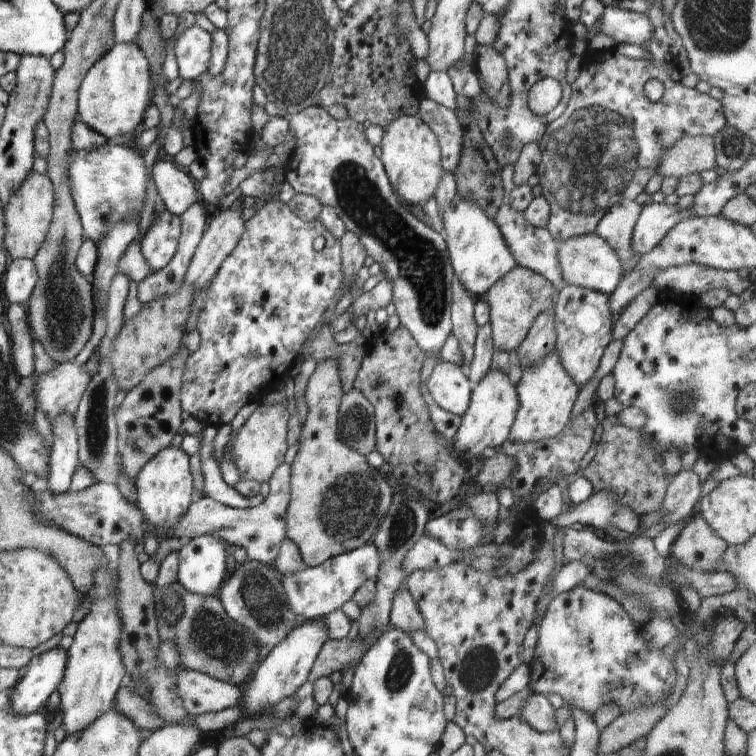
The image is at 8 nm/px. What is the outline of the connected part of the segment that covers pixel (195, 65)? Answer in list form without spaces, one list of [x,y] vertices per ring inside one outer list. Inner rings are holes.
[[[198,25],[190,26],[178,35],[174,44],[174,56],[180,78],[195,81],[207,72],[211,46],[210,33]]]

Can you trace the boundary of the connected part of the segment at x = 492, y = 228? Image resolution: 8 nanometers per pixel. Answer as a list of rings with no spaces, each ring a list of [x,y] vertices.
[[[459,194],[442,216],[443,234],[446,235],[448,254],[456,280],[476,298],[487,290],[517,264],[509,248],[501,237],[498,225],[476,203],[464,199]]]

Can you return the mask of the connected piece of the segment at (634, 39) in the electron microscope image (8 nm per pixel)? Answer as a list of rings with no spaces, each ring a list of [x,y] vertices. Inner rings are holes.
[[[604,7],[599,32],[619,43],[642,45],[651,37],[652,27],[644,13],[627,11],[618,7]]]

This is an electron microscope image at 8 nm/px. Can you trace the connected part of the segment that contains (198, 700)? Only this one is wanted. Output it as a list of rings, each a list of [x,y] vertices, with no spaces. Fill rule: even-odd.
[[[177,668],[177,693],[183,700],[186,712],[192,717],[215,713],[236,705],[242,706],[238,685],[222,682],[198,671]]]

